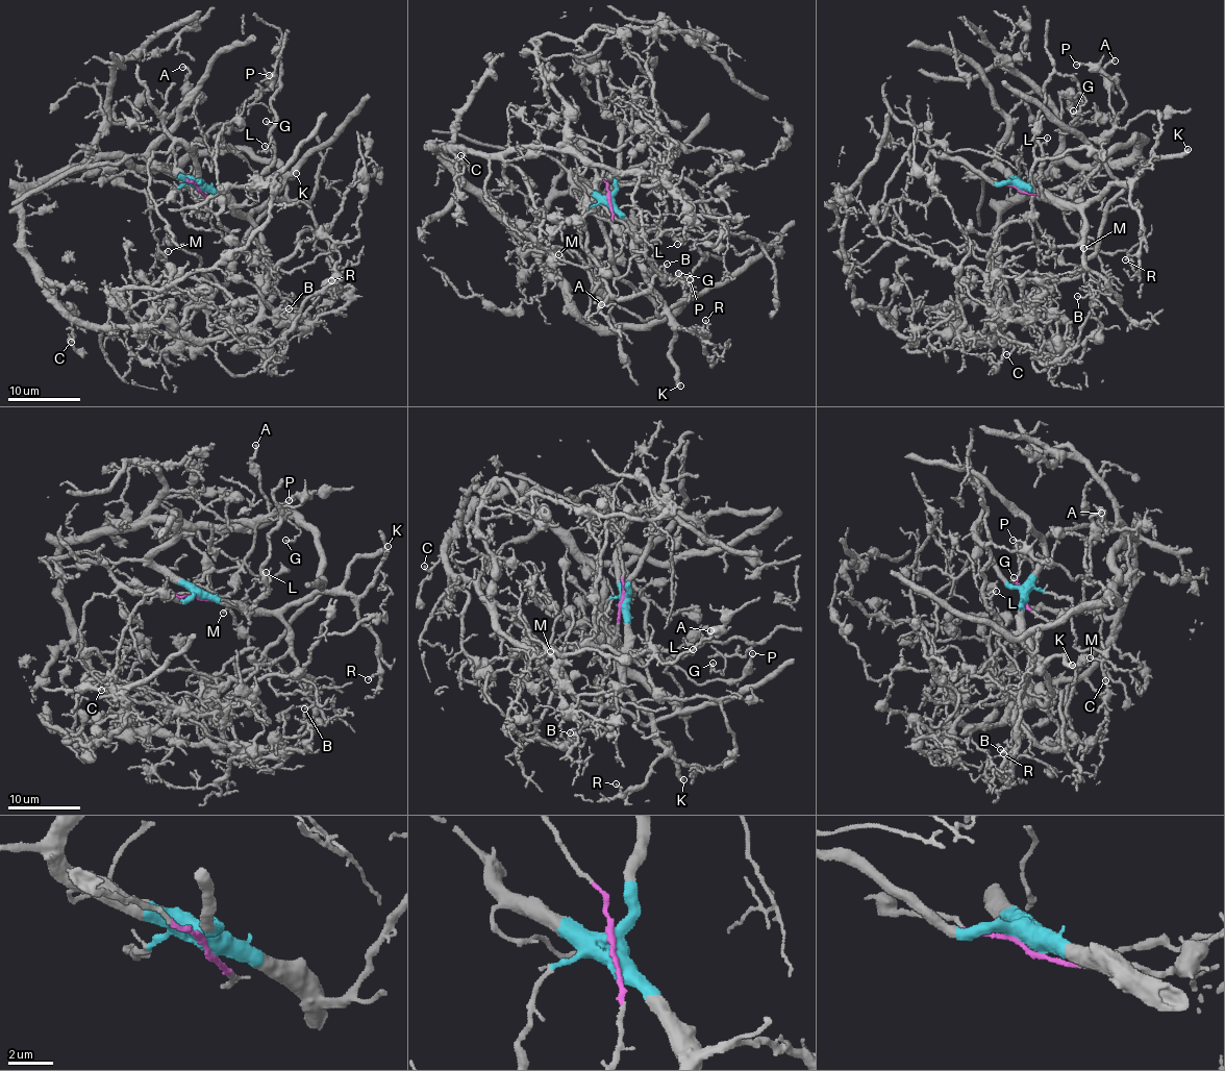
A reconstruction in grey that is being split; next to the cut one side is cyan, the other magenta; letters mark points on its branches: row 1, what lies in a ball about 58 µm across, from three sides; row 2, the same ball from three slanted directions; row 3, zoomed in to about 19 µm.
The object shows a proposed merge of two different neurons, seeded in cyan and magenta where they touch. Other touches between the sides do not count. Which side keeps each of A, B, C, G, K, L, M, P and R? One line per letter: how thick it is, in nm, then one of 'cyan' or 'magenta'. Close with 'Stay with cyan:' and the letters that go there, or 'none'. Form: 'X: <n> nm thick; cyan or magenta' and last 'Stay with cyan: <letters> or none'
A: 180 nm thick; magenta
B: 100 nm thick; cyan
C: 140 nm thick; magenta
G: 130 nm thick; cyan
K: 400 nm thick; cyan
L: 110 nm thick; cyan
M: 110 nm thick; magenta
P: 150 nm thick; magenta
R: 100 nm thick; cyan
Stay with cyan: B, G, K, L, R

